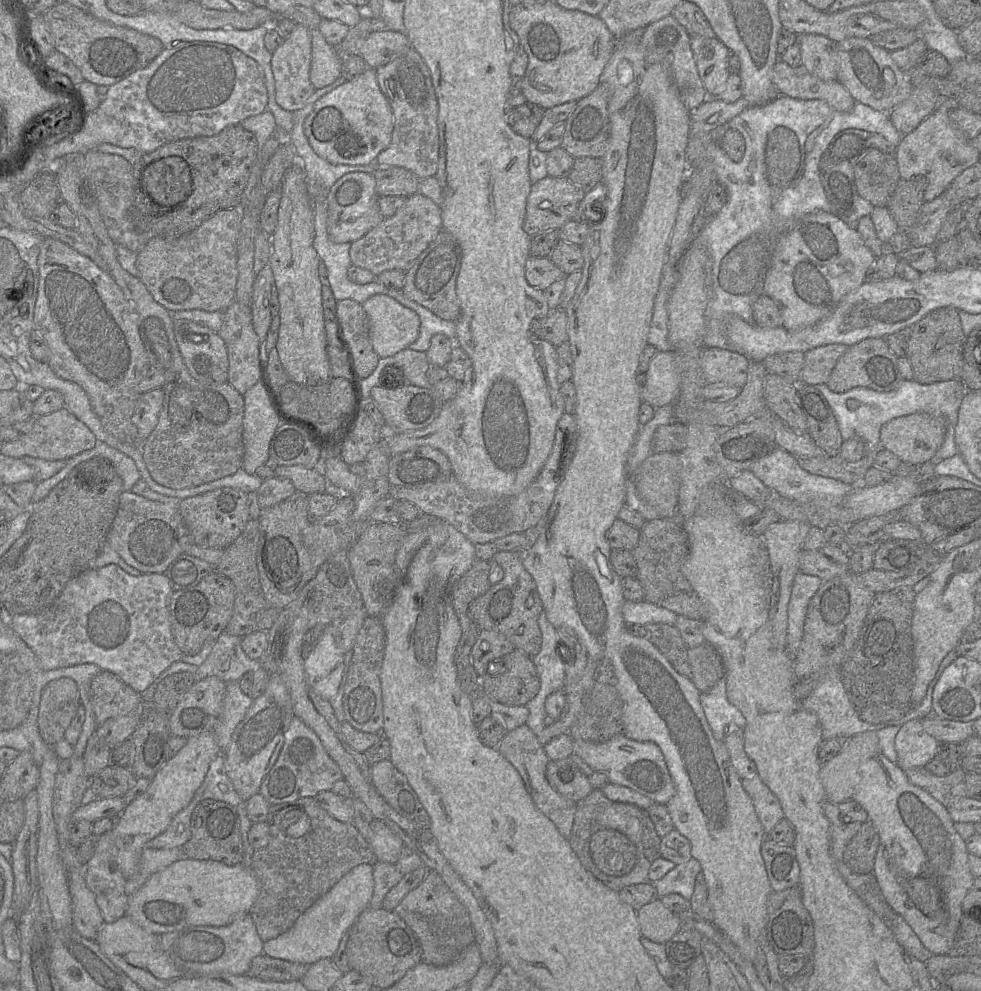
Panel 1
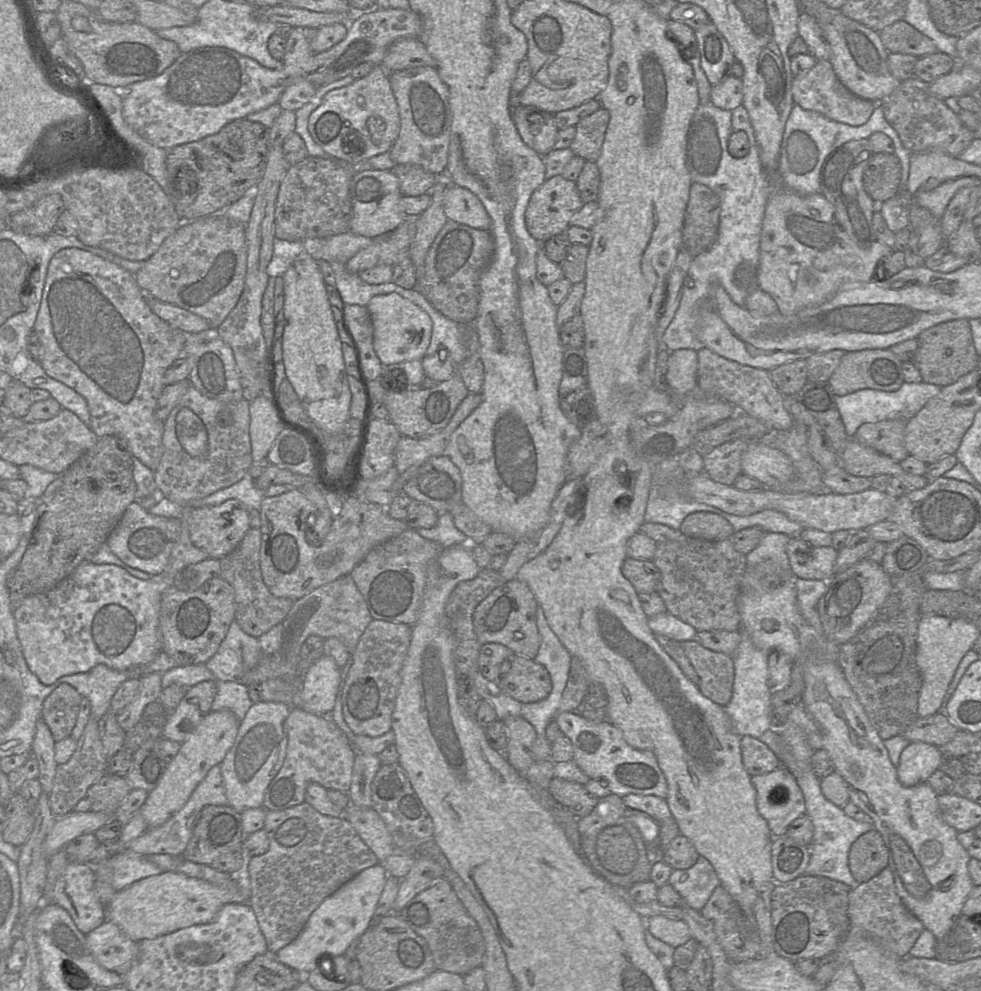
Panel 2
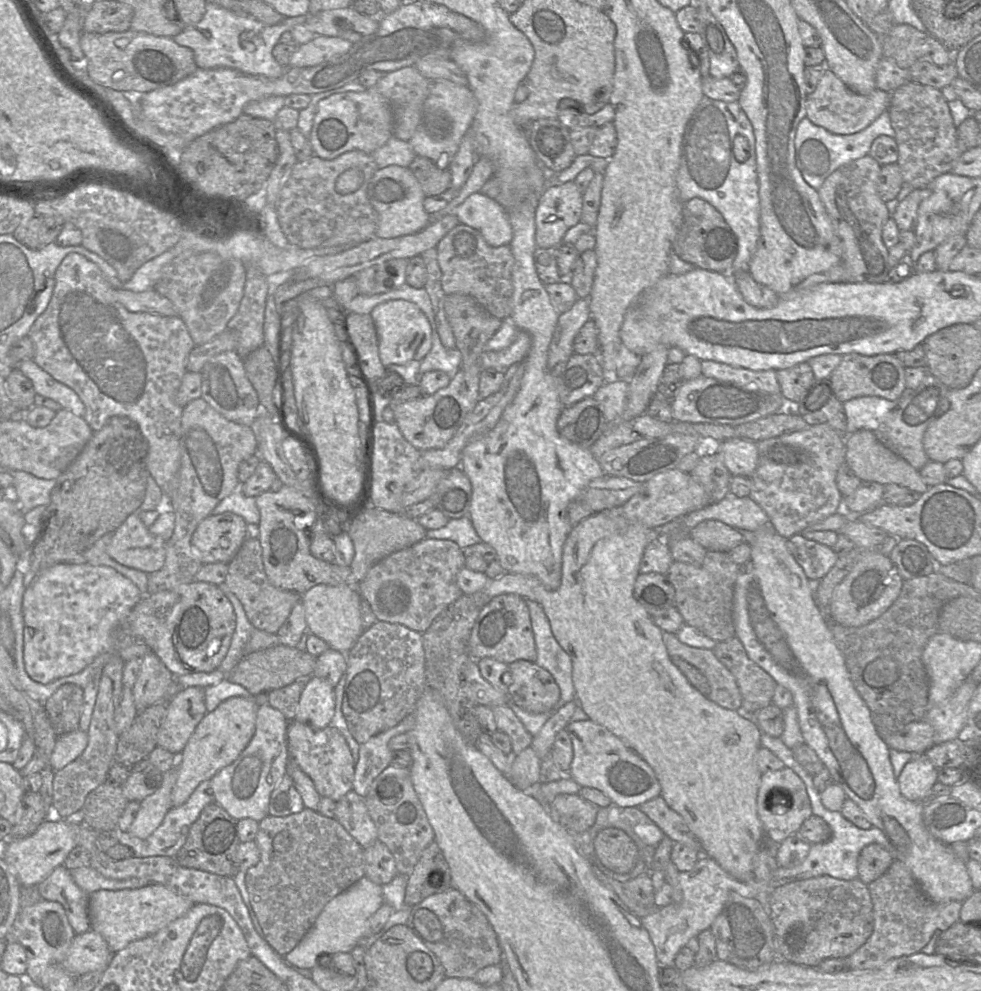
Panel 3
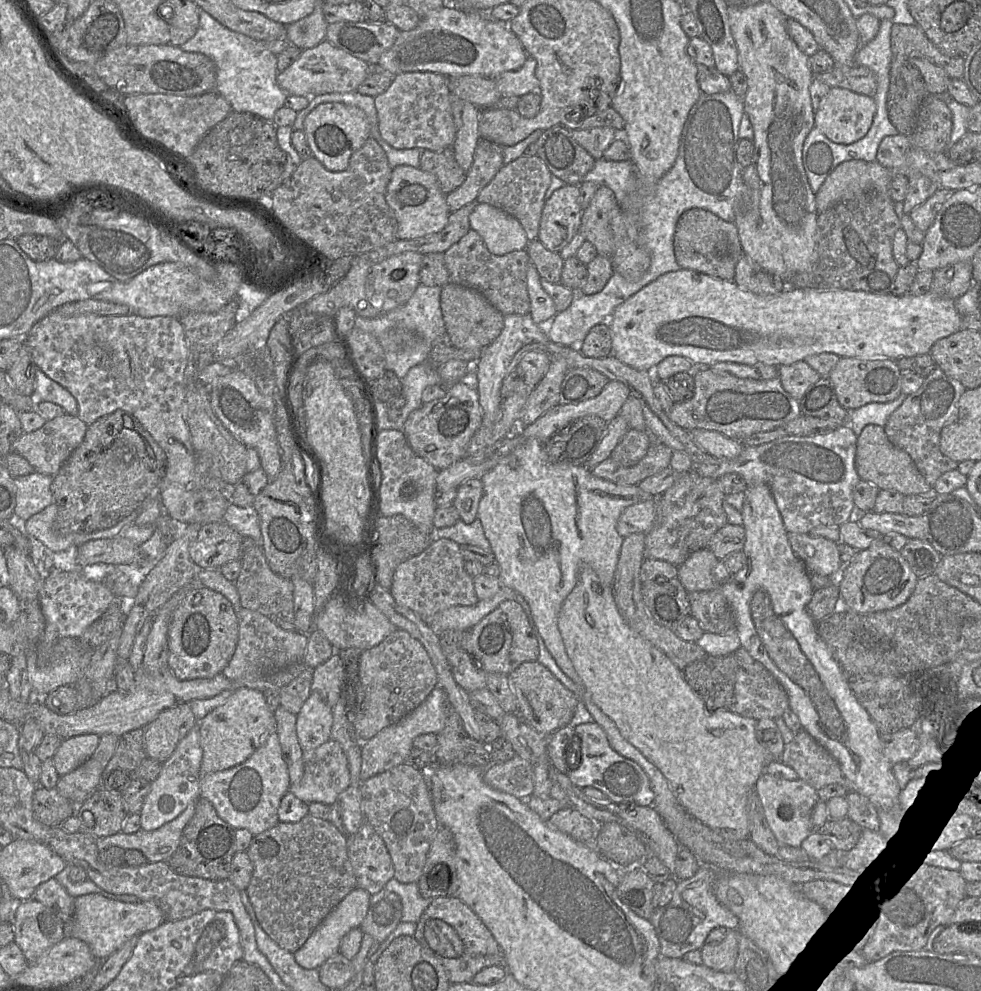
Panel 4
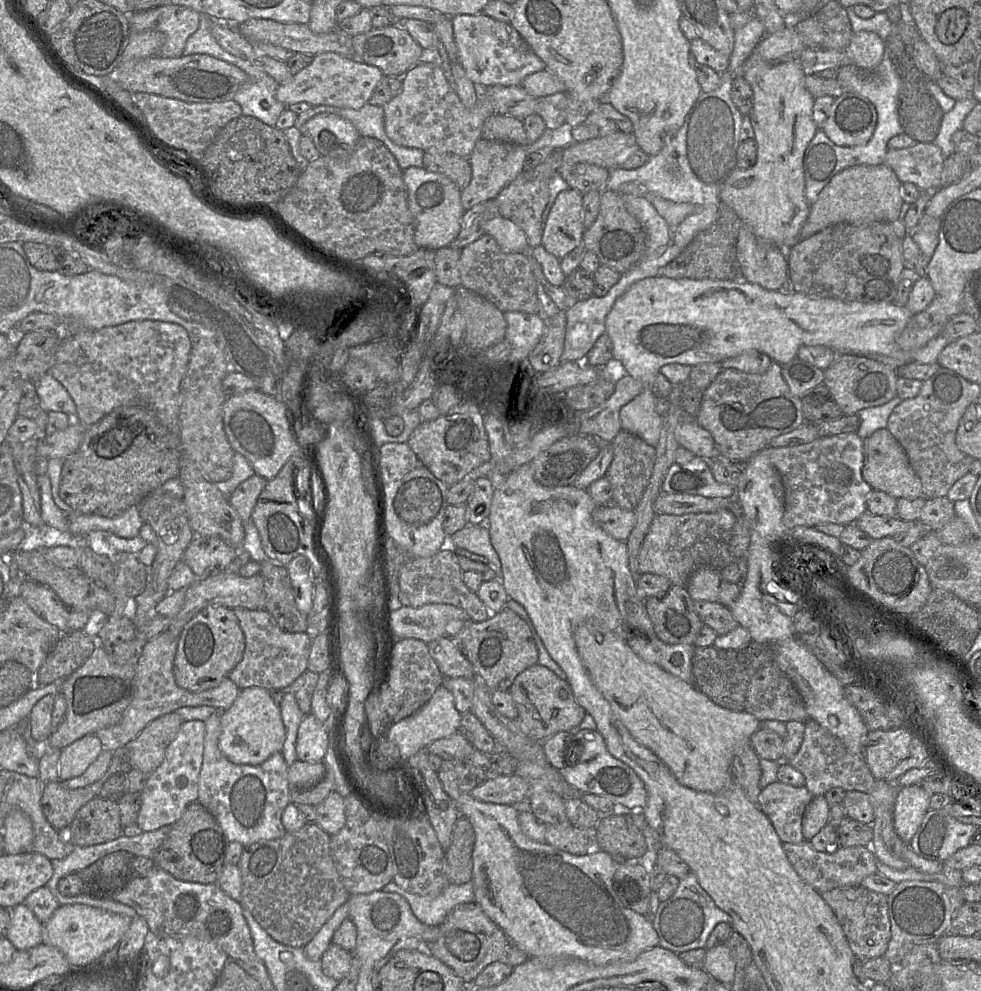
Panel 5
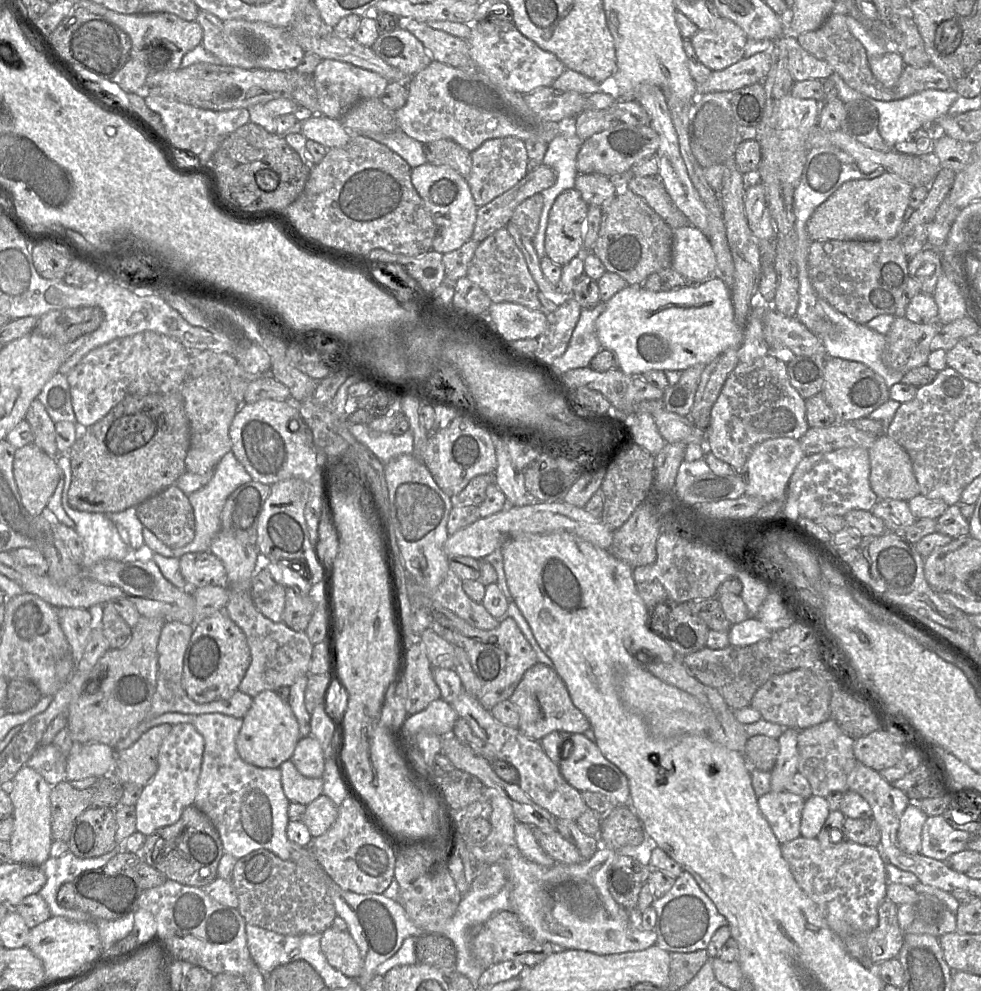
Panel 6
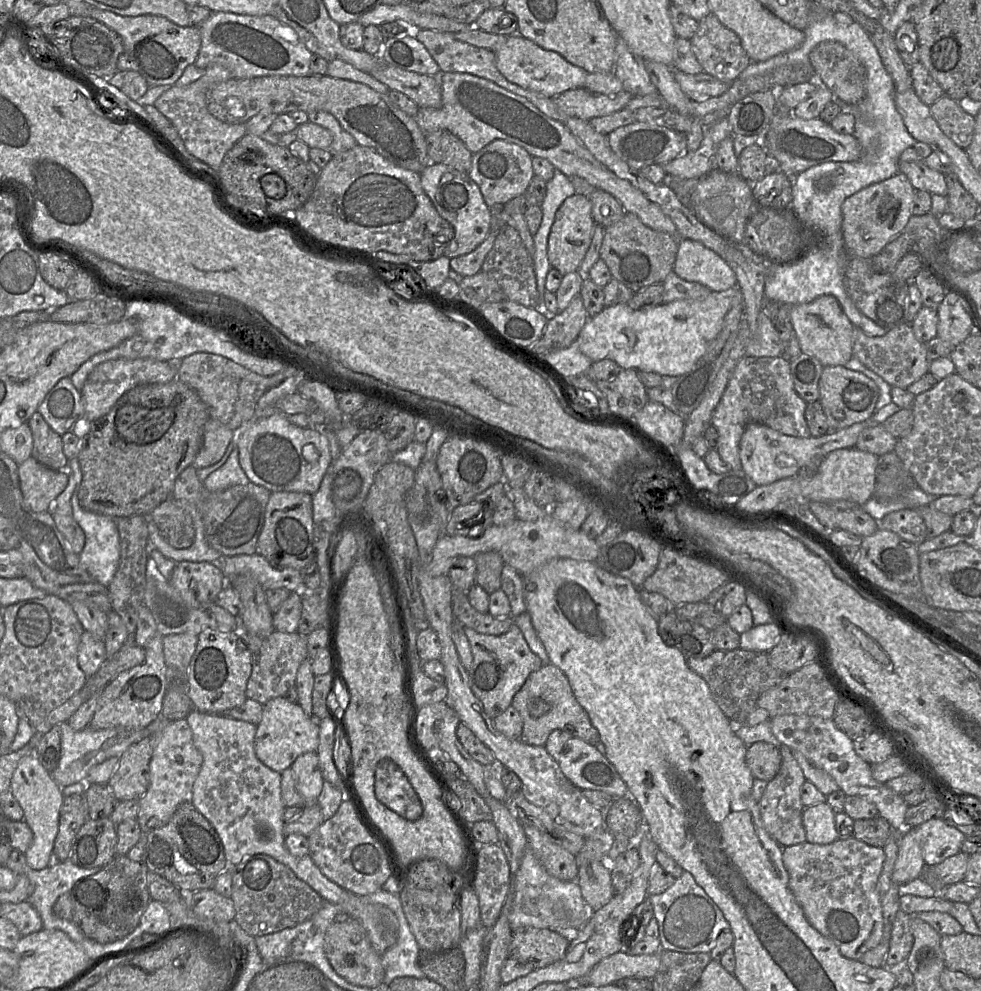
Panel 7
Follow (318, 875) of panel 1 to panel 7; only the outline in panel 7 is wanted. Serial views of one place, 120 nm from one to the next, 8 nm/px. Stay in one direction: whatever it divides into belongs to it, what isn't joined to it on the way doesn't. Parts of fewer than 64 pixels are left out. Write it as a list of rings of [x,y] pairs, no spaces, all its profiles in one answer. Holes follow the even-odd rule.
[[[266,854],[246,856],[237,865],[229,865],[232,873],[232,895],[237,924],[249,935],[256,937],[291,928],[307,920],[322,906],[324,899],[301,880],[288,866]]]

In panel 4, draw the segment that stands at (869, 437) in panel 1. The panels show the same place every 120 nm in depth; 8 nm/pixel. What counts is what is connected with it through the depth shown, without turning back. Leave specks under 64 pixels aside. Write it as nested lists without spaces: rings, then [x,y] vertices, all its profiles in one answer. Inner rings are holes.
[[[902,393],[893,401],[887,403],[872,402],[857,409],[849,411],[849,426],[858,436],[862,429],[868,424],[876,424],[884,427],[888,417],[903,402],[907,395]]]

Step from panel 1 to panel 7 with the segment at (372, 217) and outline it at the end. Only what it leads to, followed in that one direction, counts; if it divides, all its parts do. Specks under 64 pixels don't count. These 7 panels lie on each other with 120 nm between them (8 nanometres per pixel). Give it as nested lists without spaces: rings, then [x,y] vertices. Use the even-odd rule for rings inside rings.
[[[429,163],[421,172],[421,185],[439,215],[454,229],[454,236],[444,249],[449,259],[475,250],[492,231],[492,208],[485,203],[478,185],[466,173],[444,164]]]

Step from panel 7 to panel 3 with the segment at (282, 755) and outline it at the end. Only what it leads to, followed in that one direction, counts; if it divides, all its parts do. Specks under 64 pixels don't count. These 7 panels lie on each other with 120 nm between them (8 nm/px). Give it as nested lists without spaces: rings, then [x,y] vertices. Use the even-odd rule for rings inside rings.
[[[233,697],[220,703],[212,712],[207,713],[197,725],[186,746],[178,755],[178,777],[172,790],[172,807],[184,804],[196,787],[205,780],[211,780],[222,768],[234,762],[246,748],[255,732],[258,705],[242,697]]]

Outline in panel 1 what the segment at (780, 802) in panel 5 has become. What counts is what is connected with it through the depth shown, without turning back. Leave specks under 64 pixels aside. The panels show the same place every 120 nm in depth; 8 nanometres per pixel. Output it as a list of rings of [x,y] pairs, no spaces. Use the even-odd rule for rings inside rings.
[[[756,774],[742,779],[742,786],[752,799],[757,816],[768,834],[784,818],[779,799]]]

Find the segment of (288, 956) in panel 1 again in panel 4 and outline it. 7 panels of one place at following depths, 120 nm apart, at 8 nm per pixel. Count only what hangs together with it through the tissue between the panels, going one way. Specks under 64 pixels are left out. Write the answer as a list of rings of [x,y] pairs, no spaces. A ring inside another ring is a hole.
[[[356,887],[334,907],[312,932],[306,942],[293,953],[296,963],[304,969],[318,969],[329,957],[340,953],[342,938],[353,928],[359,928],[365,919],[371,895],[363,888]]]

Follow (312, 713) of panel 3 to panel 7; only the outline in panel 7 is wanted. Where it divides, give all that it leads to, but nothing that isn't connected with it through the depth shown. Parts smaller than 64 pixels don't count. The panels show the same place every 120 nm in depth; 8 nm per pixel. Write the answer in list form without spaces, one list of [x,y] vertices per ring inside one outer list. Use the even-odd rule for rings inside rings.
[[[307,752],[291,765],[295,788],[304,800],[304,805],[317,804],[324,779],[317,752]]]

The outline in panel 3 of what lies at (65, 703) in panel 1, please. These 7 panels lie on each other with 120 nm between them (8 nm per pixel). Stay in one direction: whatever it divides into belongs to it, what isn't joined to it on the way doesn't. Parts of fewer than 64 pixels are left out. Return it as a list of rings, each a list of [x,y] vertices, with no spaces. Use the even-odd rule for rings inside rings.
[[[72,683],[60,686],[44,708],[57,736],[78,730],[83,707],[83,690]]]

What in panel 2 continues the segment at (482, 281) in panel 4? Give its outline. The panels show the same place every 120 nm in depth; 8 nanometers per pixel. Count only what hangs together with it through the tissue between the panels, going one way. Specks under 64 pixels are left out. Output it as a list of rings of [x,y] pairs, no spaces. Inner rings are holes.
[[[448,220],[433,241],[425,258],[425,274],[417,279],[417,289],[446,318],[470,324],[477,315],[479,304],[479,279],[489,265],[494,253],[494,240],[487,230],[479,230],[468,225]]]

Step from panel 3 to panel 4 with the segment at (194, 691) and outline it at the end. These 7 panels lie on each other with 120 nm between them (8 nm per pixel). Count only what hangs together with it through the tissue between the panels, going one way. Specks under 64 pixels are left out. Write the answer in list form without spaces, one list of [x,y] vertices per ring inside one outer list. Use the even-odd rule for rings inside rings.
[[[187,703],[161,712],[143,728],[146,757],[164,763],[197,724]]]

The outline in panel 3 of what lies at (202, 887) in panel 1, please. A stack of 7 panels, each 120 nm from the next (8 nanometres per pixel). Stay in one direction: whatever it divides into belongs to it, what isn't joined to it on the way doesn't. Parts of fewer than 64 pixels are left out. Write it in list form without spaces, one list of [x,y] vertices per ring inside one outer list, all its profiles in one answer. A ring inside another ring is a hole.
[[[160,884],[141,888],[98,890],[89,894],[88,912],[91,929],[99,933],[115,954],[133,941],[155,934],[183,916],[194,904]]]

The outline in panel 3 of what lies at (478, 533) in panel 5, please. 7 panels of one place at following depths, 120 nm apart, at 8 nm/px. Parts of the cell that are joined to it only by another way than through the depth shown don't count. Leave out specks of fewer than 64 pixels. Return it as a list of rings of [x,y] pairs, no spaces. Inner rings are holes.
[[[469,515],[458,519],[449,519],[446,526],[427,530],[426,539],[443,539],[455,542],[461,549],[466,549],[481,542]]]

